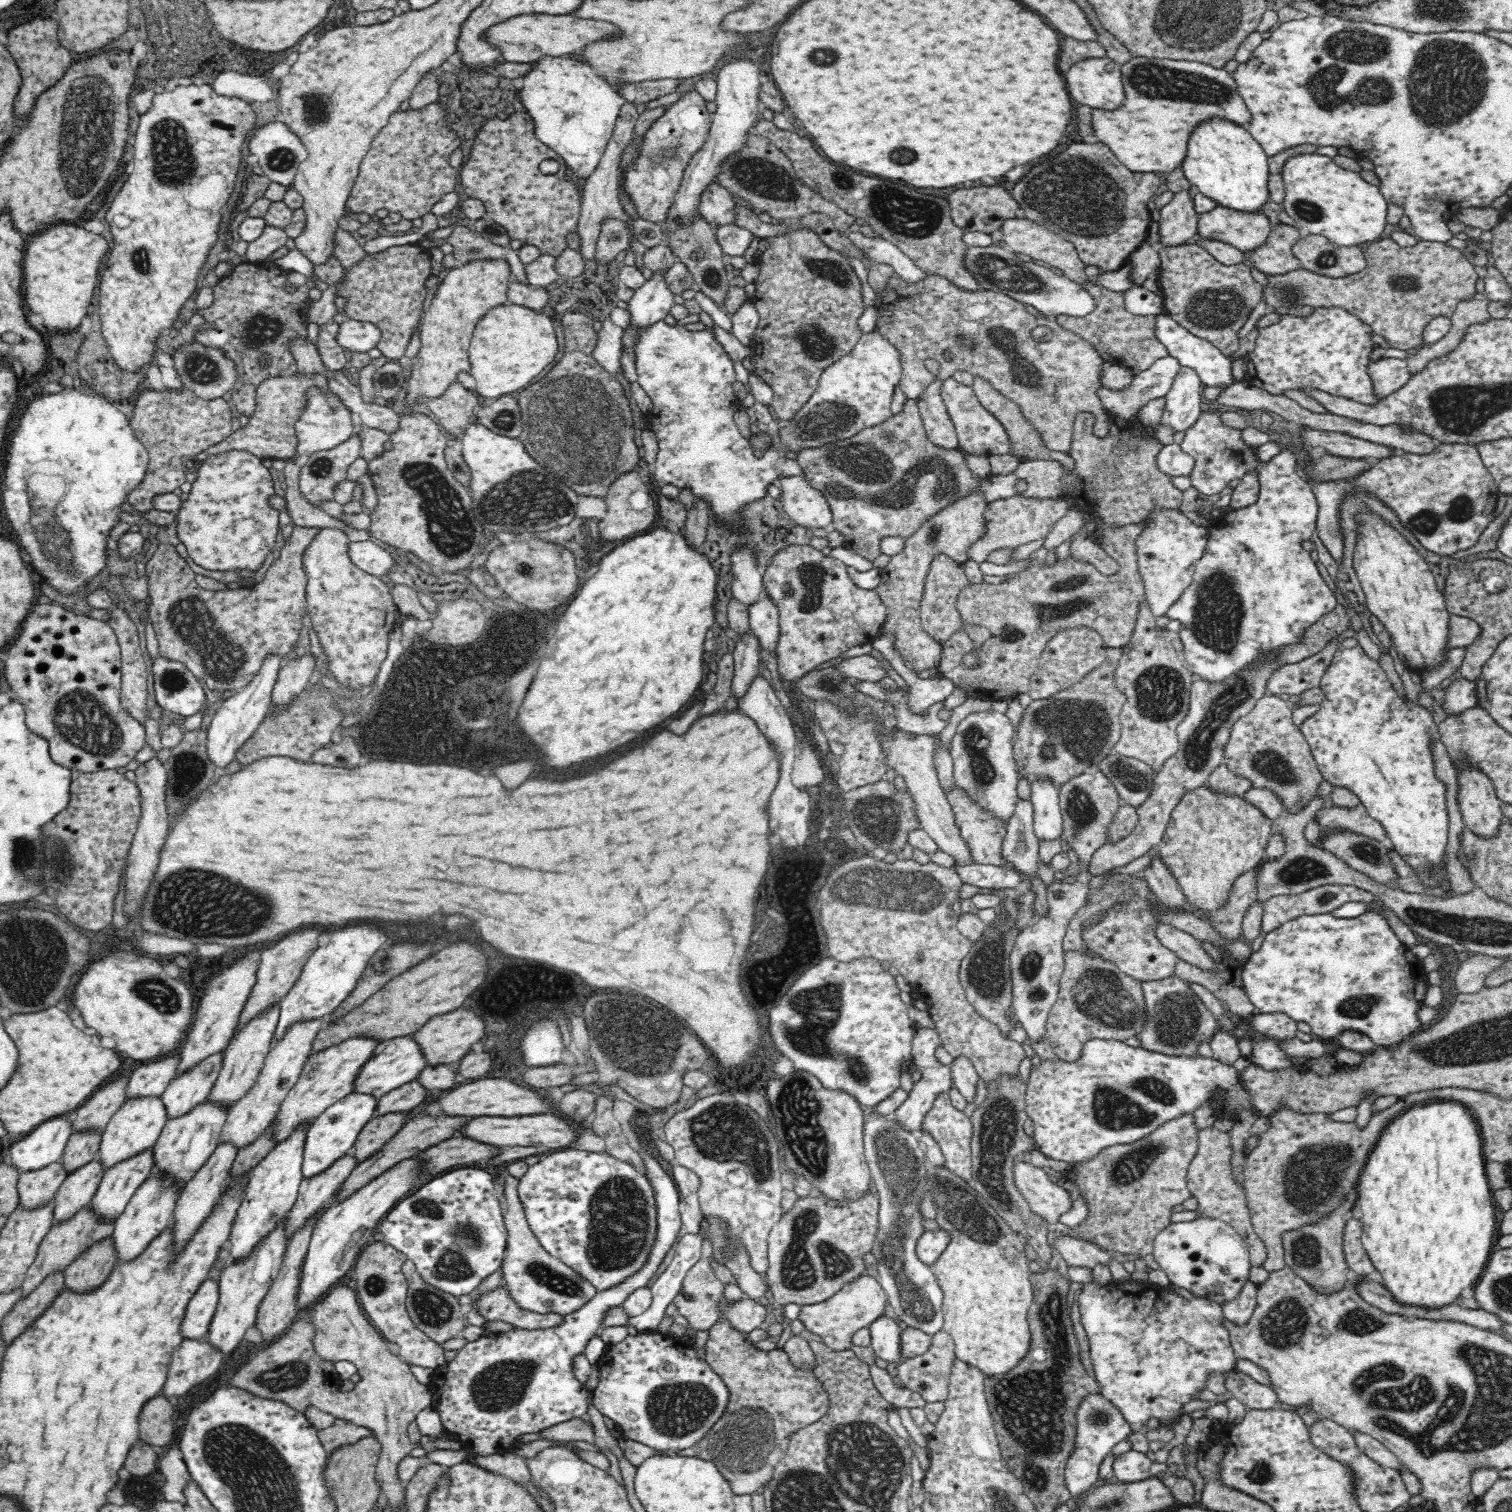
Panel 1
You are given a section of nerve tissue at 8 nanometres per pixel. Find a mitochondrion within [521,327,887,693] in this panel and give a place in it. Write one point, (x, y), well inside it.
(828, 420)

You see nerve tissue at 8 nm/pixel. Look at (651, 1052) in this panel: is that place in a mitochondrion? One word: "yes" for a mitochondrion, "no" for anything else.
yes

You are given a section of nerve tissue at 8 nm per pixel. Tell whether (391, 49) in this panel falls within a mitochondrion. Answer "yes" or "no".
no

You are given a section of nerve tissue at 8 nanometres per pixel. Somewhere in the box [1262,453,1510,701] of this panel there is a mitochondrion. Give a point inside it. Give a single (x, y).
(1426, 522)

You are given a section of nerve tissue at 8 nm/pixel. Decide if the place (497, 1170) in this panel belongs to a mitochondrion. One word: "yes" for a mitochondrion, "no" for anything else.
no

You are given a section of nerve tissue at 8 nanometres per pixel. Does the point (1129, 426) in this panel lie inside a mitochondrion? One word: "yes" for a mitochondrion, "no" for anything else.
no

